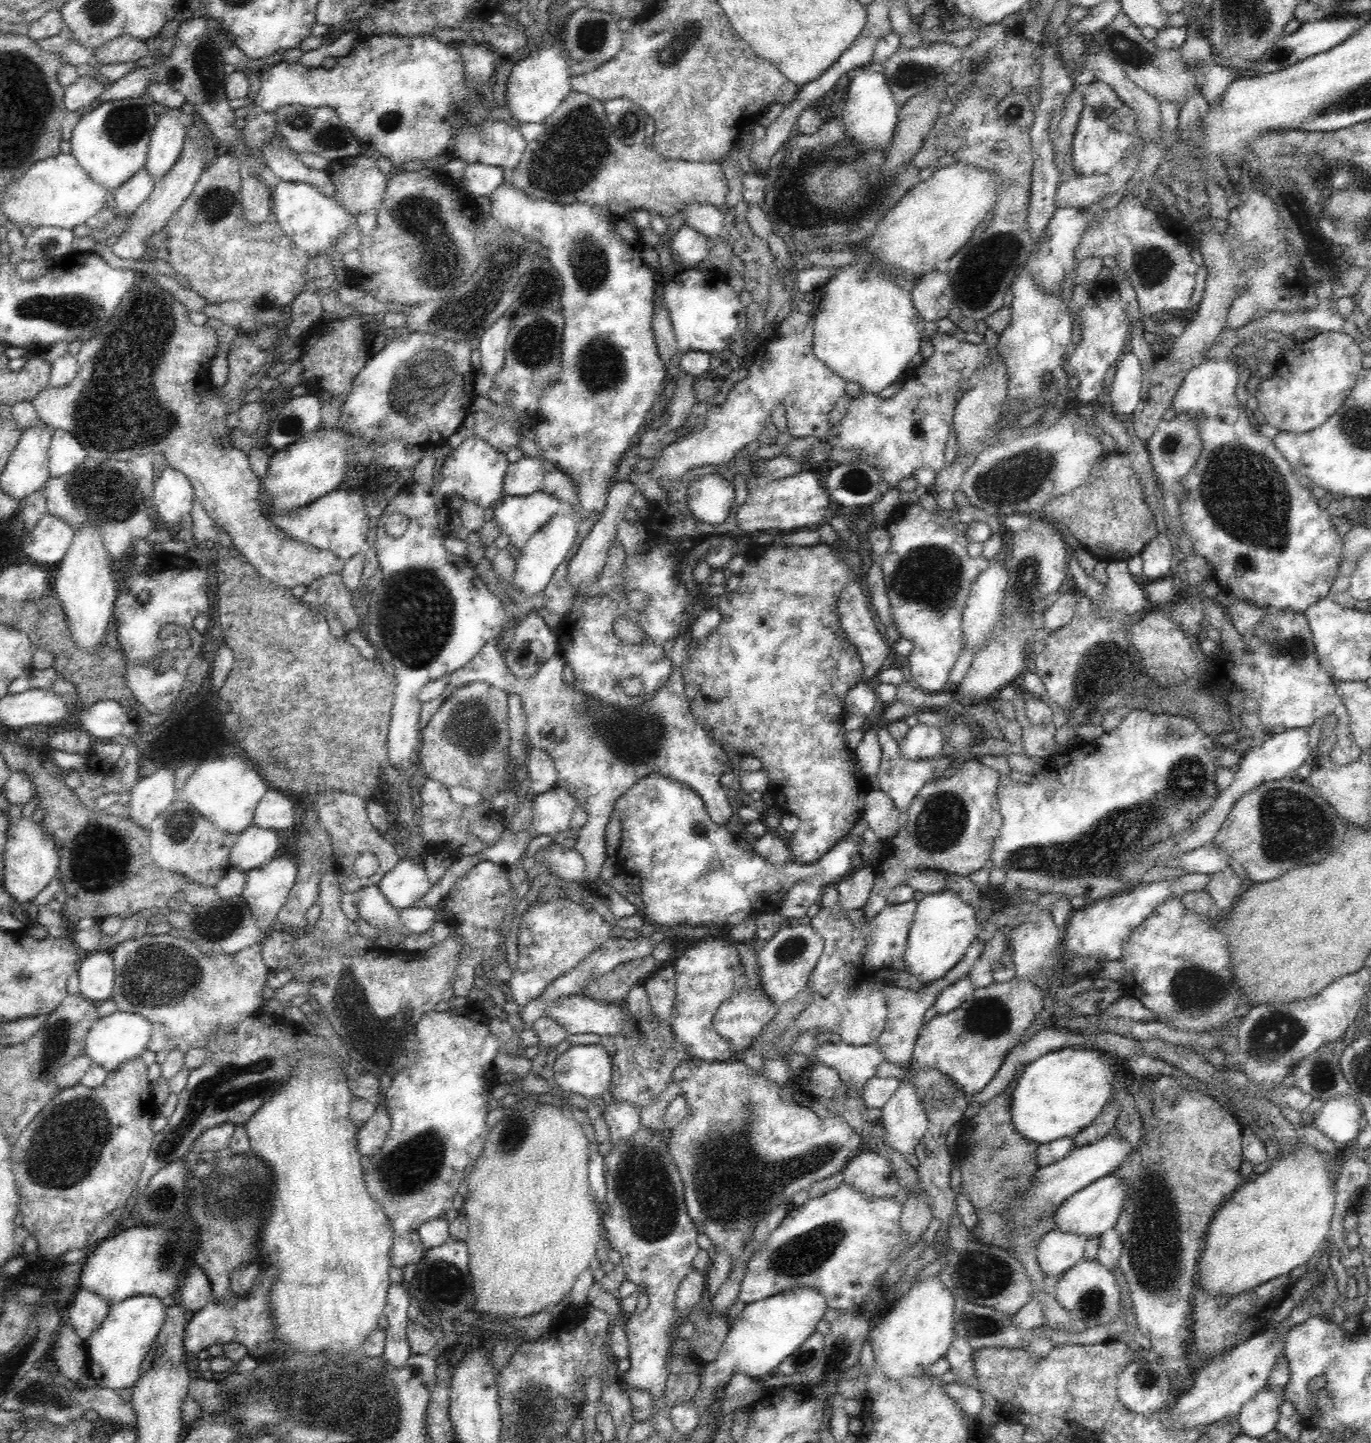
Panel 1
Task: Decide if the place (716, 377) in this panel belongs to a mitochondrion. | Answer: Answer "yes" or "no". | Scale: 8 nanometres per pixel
no

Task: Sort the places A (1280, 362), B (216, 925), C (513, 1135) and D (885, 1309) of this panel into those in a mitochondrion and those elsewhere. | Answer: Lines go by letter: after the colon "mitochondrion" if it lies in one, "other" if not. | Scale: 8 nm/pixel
A: other
B: mitochondrion
C: mitochondrion
D: other

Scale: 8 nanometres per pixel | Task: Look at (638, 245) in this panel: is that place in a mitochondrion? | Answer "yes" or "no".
no

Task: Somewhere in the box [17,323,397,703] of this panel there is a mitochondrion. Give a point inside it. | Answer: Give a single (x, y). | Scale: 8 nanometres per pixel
(102, 492)

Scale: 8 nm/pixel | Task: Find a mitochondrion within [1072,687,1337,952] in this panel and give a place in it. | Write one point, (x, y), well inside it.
(1289, 822)

